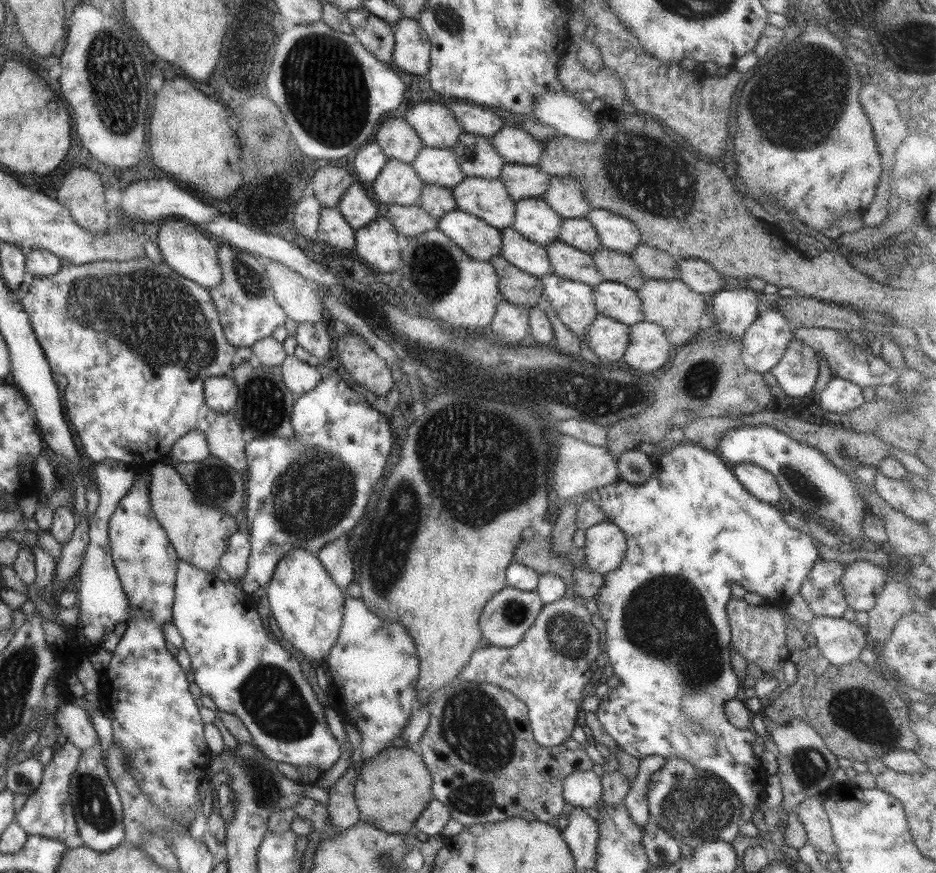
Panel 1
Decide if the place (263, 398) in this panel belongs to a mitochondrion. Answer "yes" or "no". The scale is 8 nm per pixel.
yes

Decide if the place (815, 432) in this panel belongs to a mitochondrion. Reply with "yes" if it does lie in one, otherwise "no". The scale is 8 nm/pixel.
no

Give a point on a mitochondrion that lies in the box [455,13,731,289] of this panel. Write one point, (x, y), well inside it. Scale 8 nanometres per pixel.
(664, 185)

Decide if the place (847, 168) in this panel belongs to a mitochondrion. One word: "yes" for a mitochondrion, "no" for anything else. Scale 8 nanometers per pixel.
no

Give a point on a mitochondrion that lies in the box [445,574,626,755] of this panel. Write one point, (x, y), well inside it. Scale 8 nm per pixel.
(568, 635)

